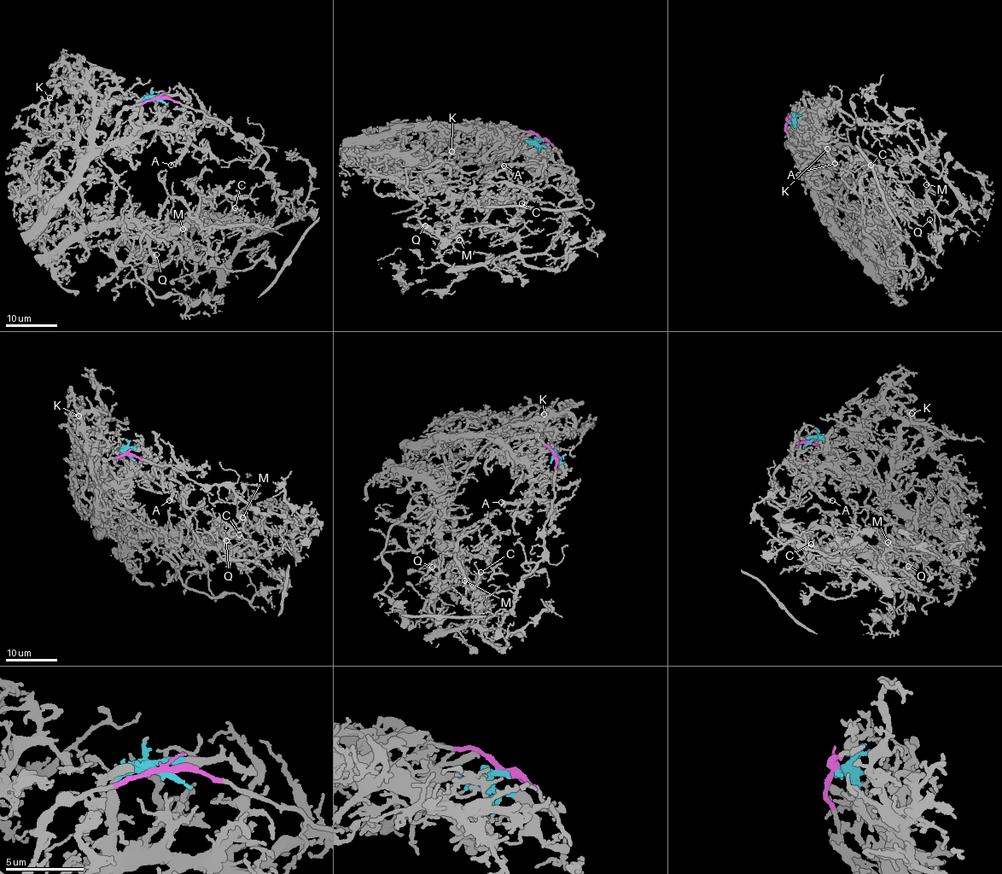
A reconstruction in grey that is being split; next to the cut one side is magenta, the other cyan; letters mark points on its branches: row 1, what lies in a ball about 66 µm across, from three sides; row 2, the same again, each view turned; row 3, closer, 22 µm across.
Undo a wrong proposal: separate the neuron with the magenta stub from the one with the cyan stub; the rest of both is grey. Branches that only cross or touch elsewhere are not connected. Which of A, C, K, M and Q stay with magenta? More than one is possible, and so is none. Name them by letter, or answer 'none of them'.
C, M, Q

